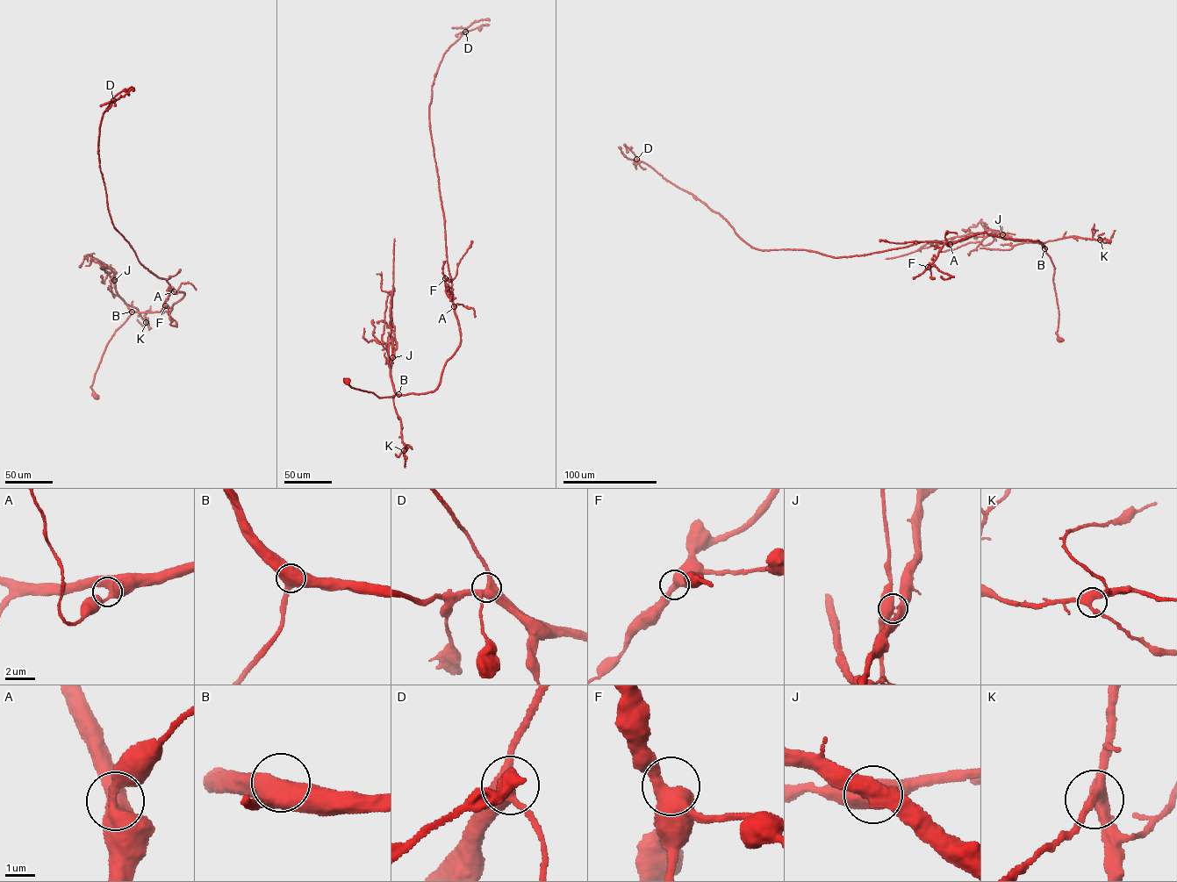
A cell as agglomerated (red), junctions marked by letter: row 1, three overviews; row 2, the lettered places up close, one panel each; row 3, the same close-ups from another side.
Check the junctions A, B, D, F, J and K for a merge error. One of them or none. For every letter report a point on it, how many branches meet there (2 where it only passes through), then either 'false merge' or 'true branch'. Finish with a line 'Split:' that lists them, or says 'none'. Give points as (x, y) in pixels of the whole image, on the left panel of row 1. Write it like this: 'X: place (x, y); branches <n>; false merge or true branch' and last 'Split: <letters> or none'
A: place (174, 291); branches 3; true branch
B: place (132, 311); branches 3; true branch
D: place (113, 100); branches 4; true branch
F: place (165, 305); branches 2; true branch
J: place (114, 280); branches 4; false merge
K: place (146, 322); branches 3; true branch
Split: J

